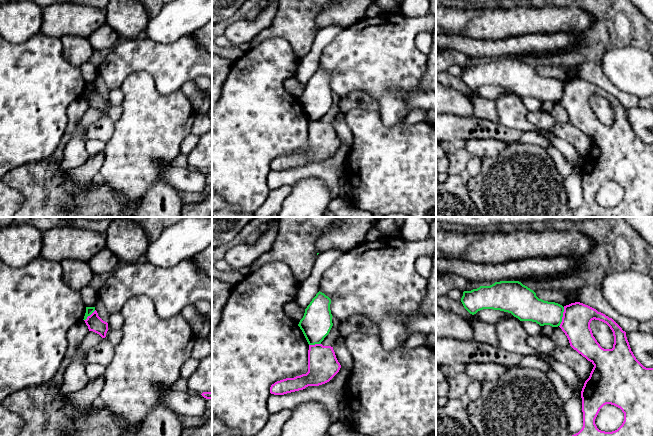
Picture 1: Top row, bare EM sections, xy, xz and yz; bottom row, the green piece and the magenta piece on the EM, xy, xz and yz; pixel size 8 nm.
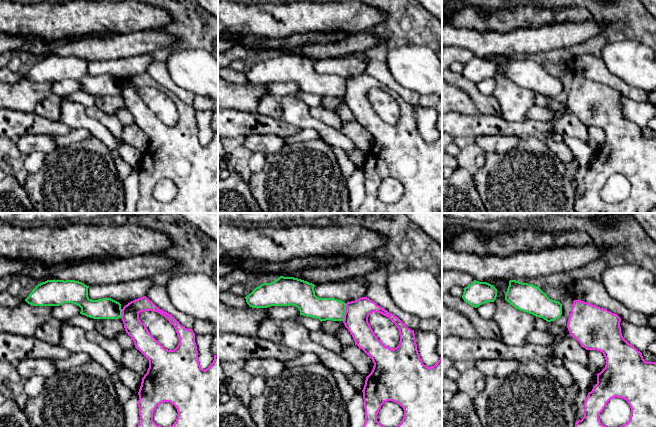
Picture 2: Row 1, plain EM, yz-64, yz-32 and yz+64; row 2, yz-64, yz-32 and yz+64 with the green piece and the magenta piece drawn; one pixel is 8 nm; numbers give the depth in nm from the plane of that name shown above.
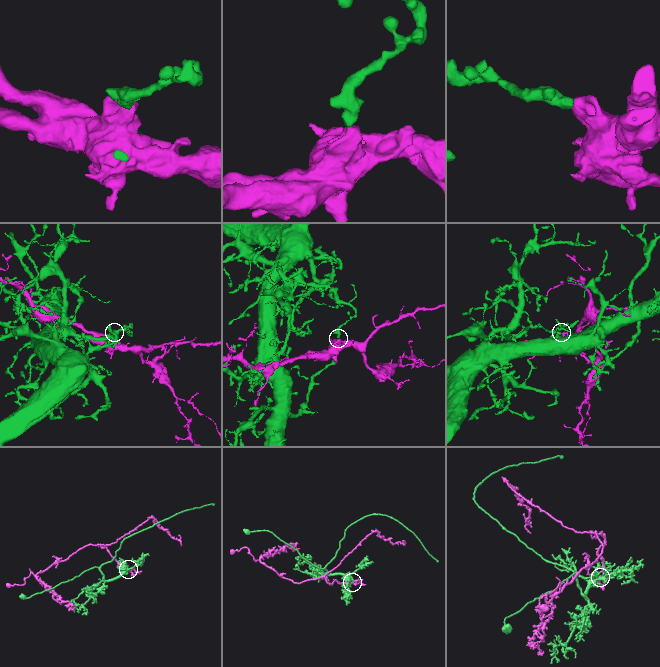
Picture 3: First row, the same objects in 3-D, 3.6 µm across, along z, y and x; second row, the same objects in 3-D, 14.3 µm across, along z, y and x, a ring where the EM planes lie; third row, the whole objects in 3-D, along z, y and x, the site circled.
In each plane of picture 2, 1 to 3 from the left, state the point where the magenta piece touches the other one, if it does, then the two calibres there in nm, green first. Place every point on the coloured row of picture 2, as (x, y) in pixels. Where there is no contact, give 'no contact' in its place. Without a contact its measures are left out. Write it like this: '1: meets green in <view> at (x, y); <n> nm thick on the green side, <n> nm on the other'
1: meets green in yz-64 at (121, 313); 170 nm thick on the green side, 150 nm on the other
2: meets green in yz-32 at (345, 311); 180 nm thick on the green side, 190 nm on the other
3: no contact

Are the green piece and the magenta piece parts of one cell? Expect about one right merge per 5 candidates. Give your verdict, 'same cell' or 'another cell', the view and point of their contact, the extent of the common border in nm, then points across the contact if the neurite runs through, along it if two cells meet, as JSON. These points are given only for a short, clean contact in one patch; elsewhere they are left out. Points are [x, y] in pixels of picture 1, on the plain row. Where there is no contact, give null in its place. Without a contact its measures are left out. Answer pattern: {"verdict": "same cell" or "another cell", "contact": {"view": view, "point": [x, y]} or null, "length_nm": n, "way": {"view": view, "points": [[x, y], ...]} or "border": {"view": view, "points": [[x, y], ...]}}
{"verdict": "another cell", "contact": {"view": "yz", "point": [562, 92]}, "length_nm": 170}

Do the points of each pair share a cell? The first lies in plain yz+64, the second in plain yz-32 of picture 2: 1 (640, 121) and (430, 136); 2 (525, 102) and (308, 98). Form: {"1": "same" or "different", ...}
{"1": "same", "2": "different"}

